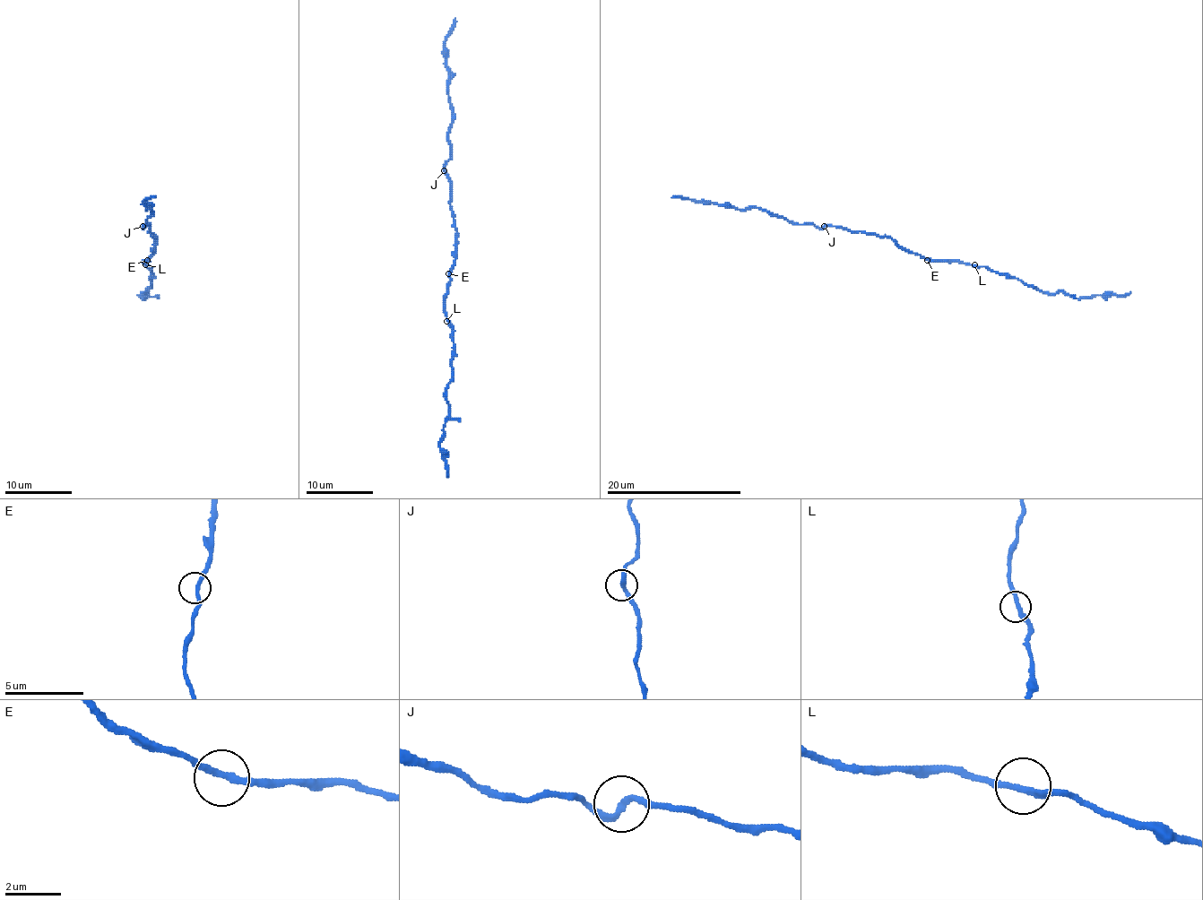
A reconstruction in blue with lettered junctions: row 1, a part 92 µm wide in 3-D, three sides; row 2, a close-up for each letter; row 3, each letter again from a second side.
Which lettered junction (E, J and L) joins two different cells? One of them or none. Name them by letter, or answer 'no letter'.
no letter

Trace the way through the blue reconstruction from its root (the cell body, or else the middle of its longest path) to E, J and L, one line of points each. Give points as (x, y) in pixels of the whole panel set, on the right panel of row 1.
E: (904, 248), (927, 260)
J: (904, 248), (885, 236), (825, 226)
L: (904, 248), (932, 260), (974, 264)

